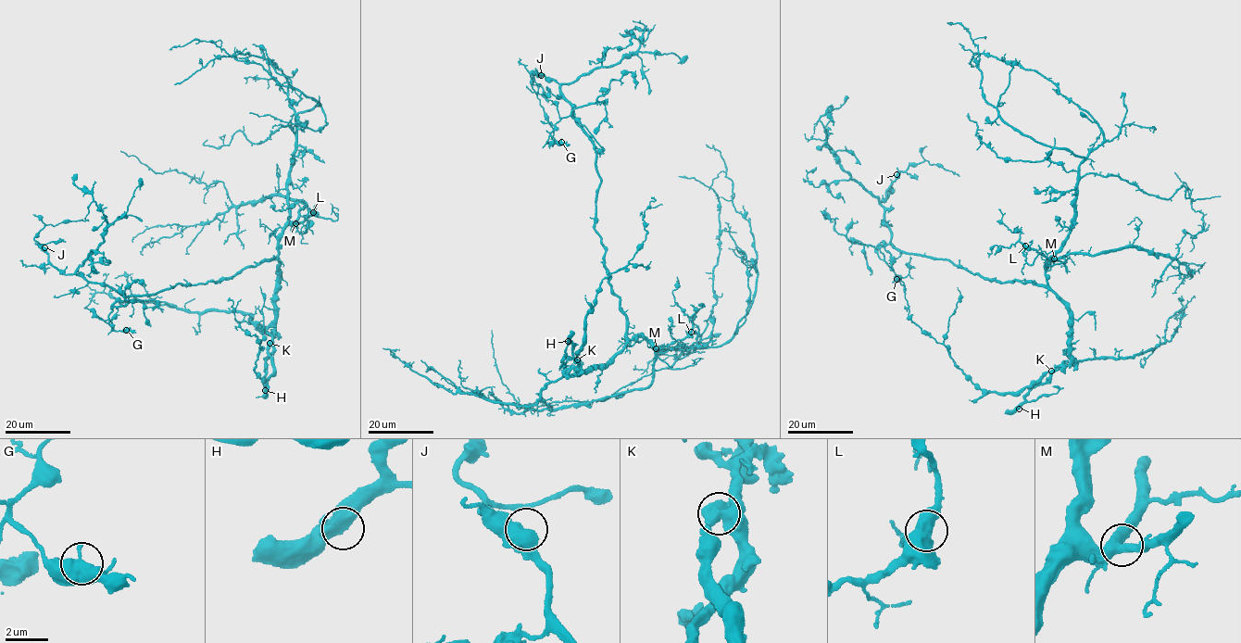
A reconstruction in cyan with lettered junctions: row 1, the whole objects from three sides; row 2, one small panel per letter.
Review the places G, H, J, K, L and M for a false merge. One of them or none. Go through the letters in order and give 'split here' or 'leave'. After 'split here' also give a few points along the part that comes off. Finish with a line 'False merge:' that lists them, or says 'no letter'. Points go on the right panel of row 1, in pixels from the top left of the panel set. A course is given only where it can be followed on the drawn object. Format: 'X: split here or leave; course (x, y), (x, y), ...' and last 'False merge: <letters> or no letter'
G: leave
H: leave
J: leave
K: split here; course (1051, 371), (1050, 378), (1036, 384), (1025, 399), (1031, 401), (1055, 394), (1059, 389), (1052, 386)
L: leave
M: leave
False merge: K

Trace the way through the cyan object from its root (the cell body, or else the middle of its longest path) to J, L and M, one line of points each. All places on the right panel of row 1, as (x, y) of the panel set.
J: (1040, 285), (1013, 279), (996, 282), (948, 260), (896, 250), (891, 244), (880, 203), (896, 174)
L: (1040, 285), (1046, 284), (1046, 266), (1052, 258), (1047, 259), (1025, 245)
M: (1040, 285), (1046, 284), (1046, 267), (1054, 258)

